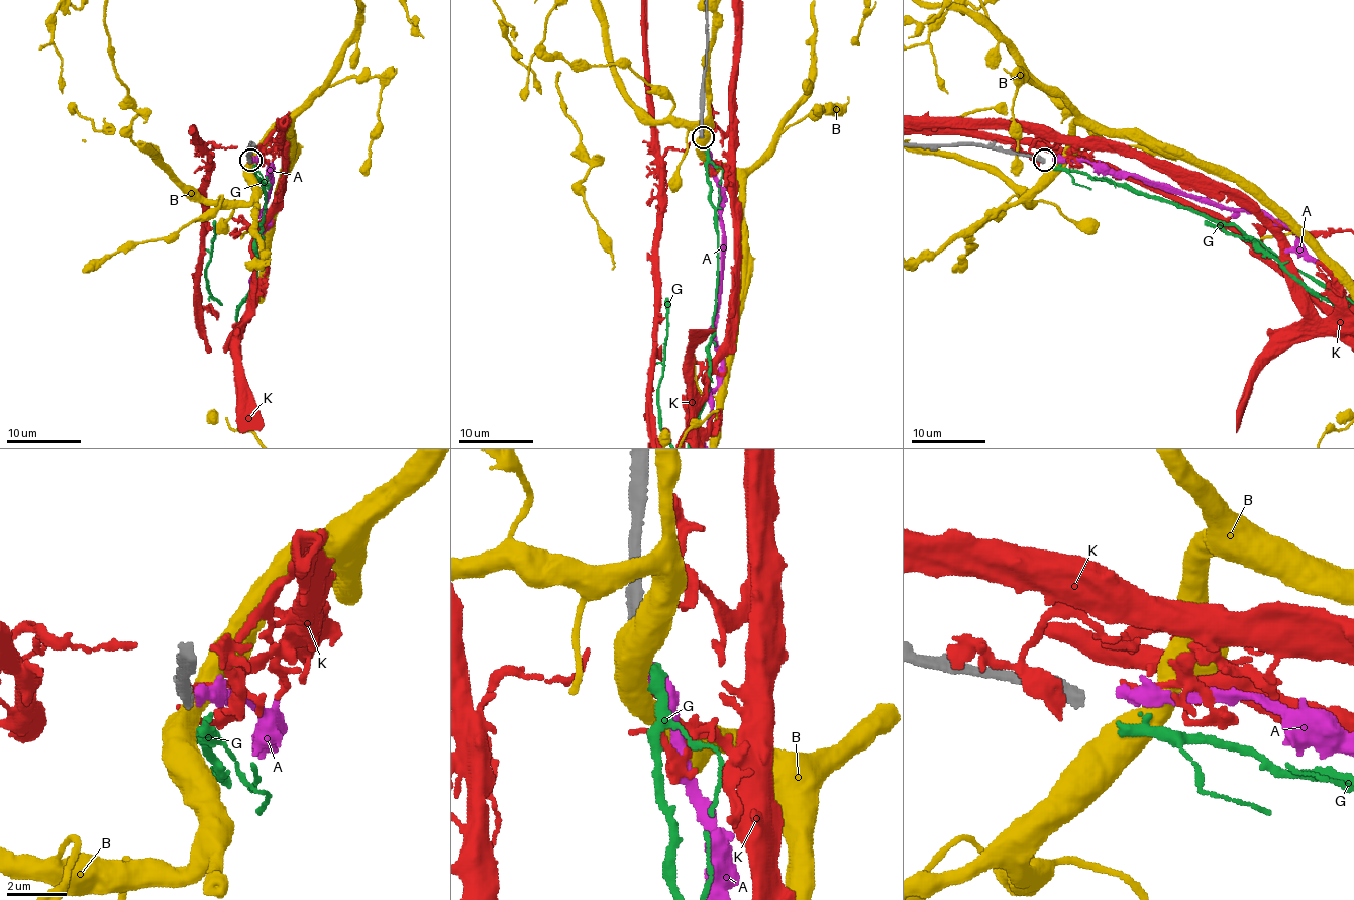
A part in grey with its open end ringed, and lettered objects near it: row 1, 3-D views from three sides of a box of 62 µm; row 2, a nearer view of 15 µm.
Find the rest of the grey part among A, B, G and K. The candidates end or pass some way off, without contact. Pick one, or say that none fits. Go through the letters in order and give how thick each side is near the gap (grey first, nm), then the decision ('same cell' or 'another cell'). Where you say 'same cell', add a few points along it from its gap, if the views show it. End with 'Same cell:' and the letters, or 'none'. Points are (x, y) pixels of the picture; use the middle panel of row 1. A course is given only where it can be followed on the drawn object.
A: 440/440 nm | same cell
B: 440/700 nm | another cell
G: 440/360 nm | another cell
K: 440/200 nm | another cell
Same cell: A

